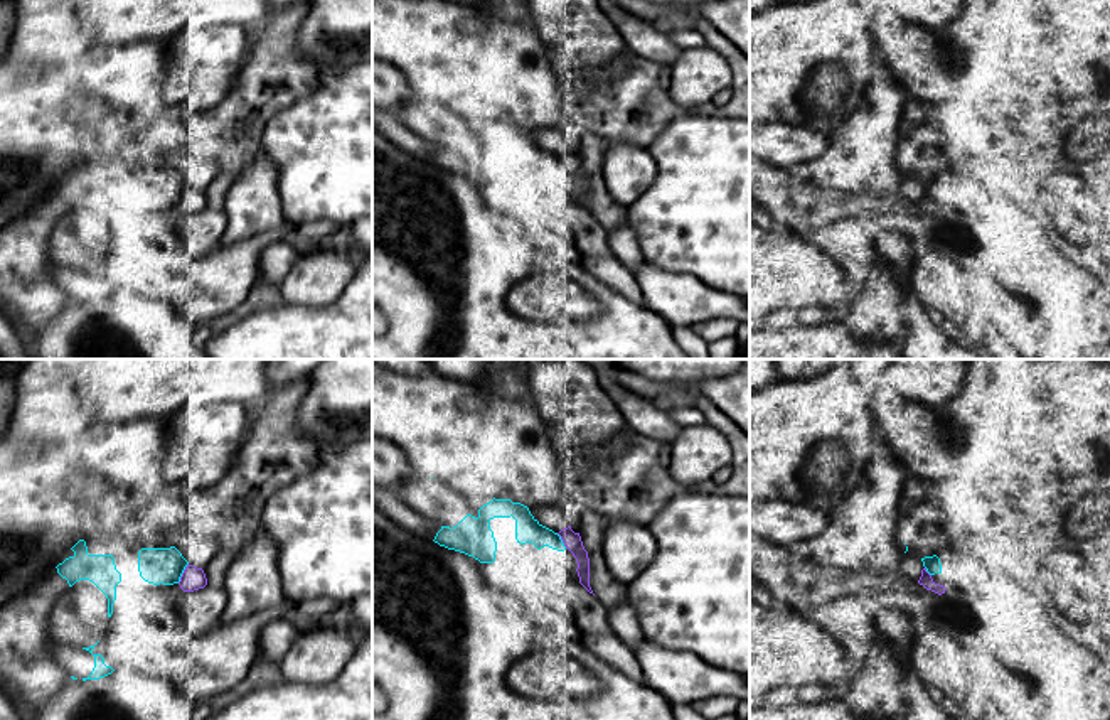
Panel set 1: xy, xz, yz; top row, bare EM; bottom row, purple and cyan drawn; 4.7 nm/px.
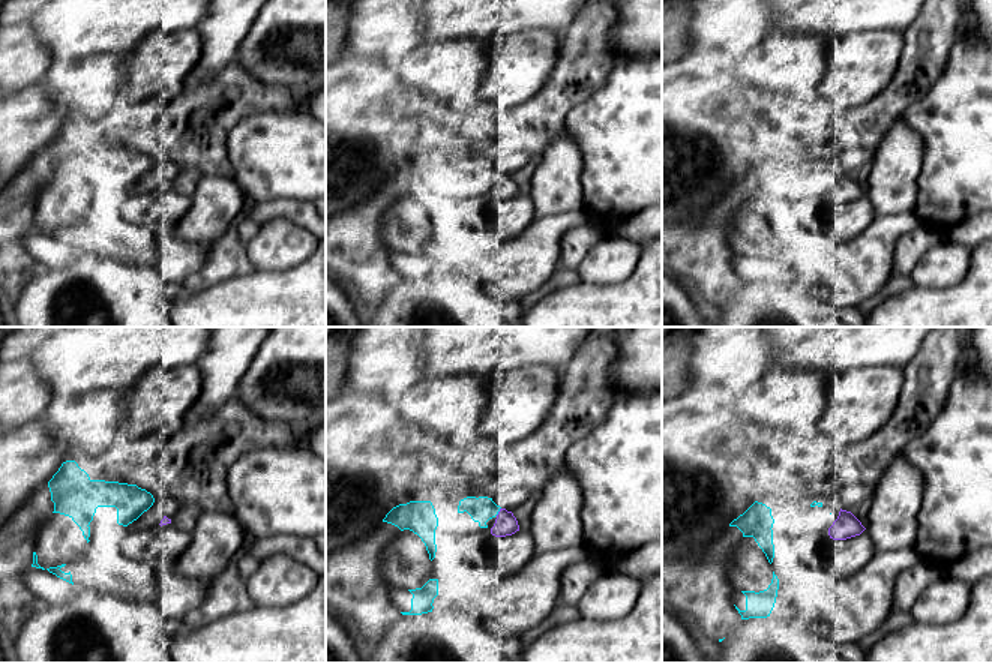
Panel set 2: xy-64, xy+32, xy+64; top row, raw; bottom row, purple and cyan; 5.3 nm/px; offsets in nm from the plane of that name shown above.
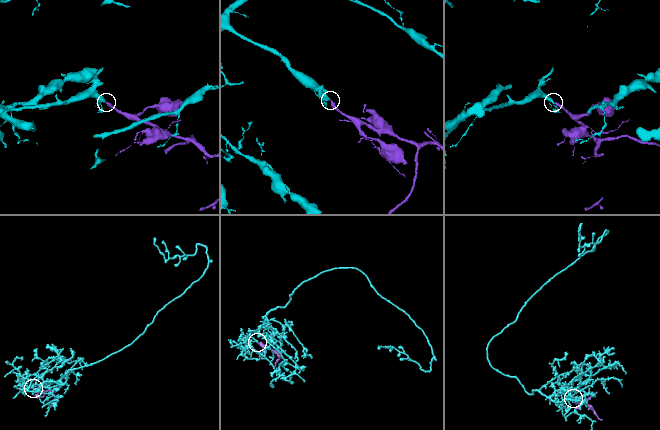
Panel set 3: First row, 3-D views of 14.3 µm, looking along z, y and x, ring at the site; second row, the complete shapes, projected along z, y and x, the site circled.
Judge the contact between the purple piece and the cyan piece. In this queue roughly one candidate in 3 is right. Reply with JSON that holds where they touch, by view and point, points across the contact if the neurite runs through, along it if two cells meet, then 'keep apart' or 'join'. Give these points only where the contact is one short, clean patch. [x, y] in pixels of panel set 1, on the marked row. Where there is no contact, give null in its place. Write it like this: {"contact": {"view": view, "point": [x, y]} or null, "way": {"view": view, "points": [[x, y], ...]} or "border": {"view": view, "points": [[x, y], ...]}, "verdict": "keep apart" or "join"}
{"contact": {"view": "xy", "point": [182, 574]}, "verdict": "join"}

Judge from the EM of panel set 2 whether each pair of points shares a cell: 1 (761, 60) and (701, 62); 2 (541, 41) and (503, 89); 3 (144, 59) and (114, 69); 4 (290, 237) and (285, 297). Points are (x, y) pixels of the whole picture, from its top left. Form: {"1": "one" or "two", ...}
{"1": "two", "2": "one", "3": "two", "4": "two"}

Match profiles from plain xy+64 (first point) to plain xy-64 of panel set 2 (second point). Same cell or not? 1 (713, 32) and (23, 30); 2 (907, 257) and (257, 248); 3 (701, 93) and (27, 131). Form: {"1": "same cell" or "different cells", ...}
{"1": "same cell", "2": "different cells", "3": "same cell"}

